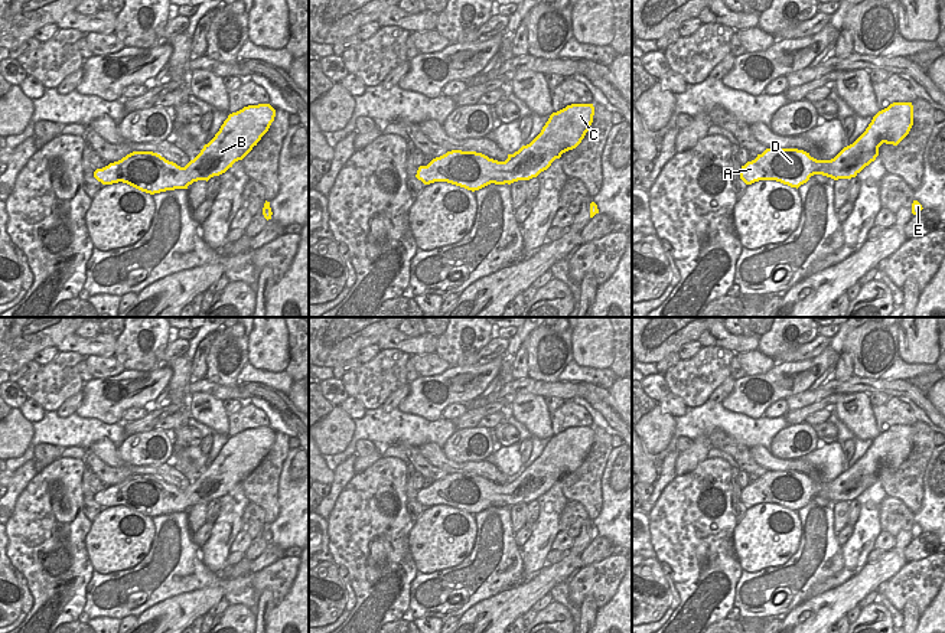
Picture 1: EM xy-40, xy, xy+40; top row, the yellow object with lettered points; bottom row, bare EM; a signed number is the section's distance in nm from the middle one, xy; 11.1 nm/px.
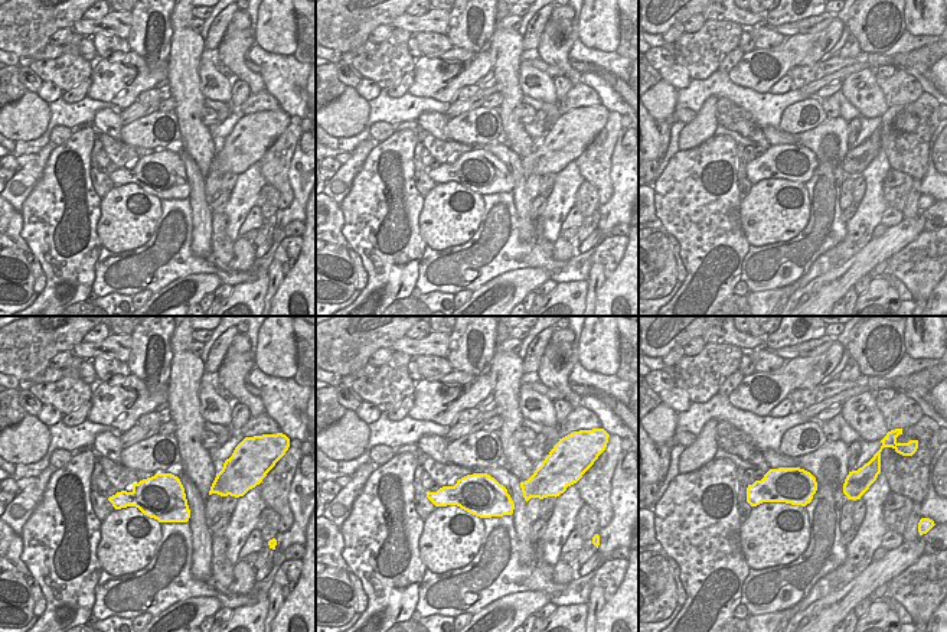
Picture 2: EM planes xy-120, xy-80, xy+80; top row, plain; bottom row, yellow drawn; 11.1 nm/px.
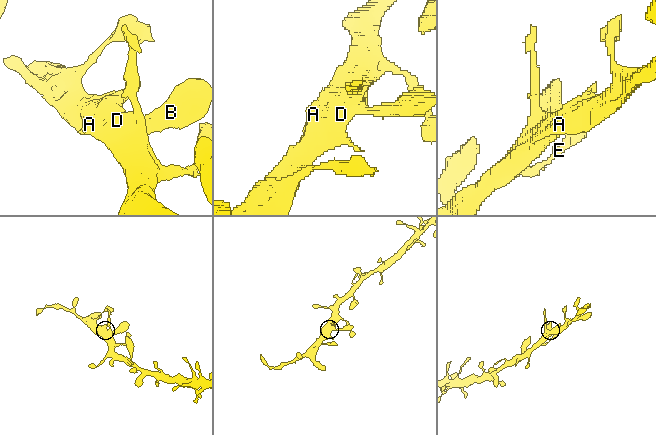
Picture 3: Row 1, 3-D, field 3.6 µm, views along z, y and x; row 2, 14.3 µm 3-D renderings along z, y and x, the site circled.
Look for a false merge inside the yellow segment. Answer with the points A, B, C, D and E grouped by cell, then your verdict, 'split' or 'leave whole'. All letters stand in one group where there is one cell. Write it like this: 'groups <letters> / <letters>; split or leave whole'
groups A B C D E; leave whole

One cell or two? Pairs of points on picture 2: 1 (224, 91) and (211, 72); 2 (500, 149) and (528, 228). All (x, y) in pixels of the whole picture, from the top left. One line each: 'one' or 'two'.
1: one
2: one

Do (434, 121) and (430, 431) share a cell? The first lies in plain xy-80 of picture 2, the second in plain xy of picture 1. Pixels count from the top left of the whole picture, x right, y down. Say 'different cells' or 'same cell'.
different cells

